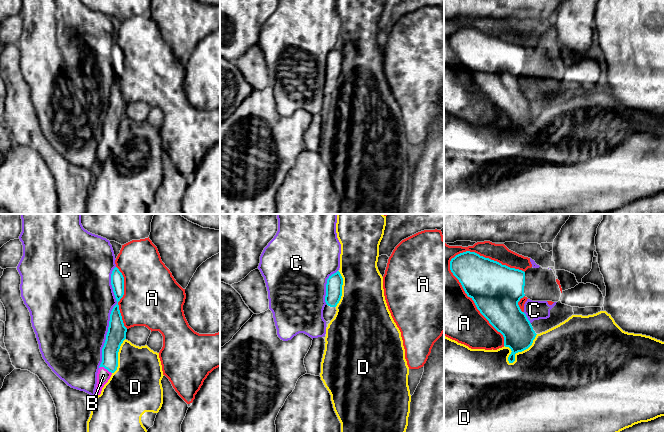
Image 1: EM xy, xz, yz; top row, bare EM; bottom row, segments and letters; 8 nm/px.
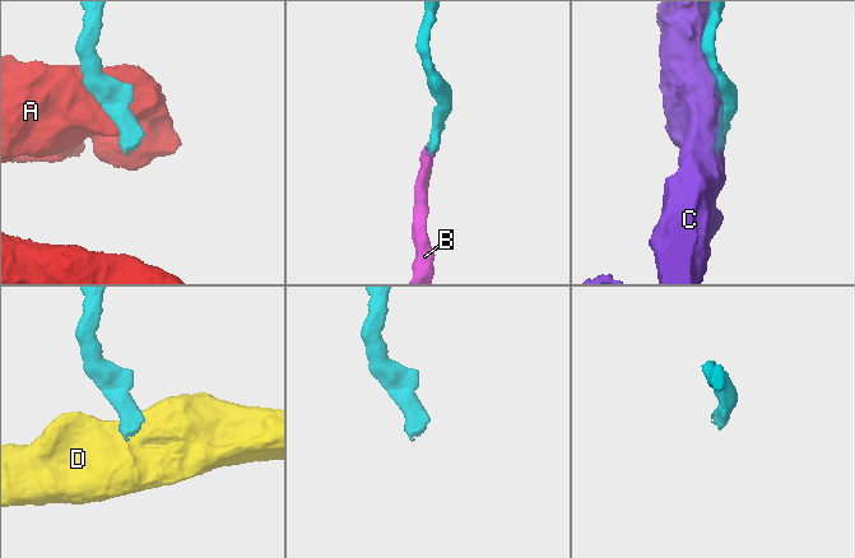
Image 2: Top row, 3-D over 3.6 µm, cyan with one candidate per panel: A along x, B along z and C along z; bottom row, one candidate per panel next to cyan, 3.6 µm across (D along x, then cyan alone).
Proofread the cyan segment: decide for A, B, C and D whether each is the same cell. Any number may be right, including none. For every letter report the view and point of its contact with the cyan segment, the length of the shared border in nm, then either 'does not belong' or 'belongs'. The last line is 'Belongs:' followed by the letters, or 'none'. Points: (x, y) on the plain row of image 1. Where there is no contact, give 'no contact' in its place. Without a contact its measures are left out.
A: yz (470, 73) | 850 nm | does not belong
B: xy (105, 144) | 120 nm | belongs
C: xy (110, 93) | 850 nm | does not belong
D: yz (522, 126) | 340 nm | does not belong
Belongs: B

